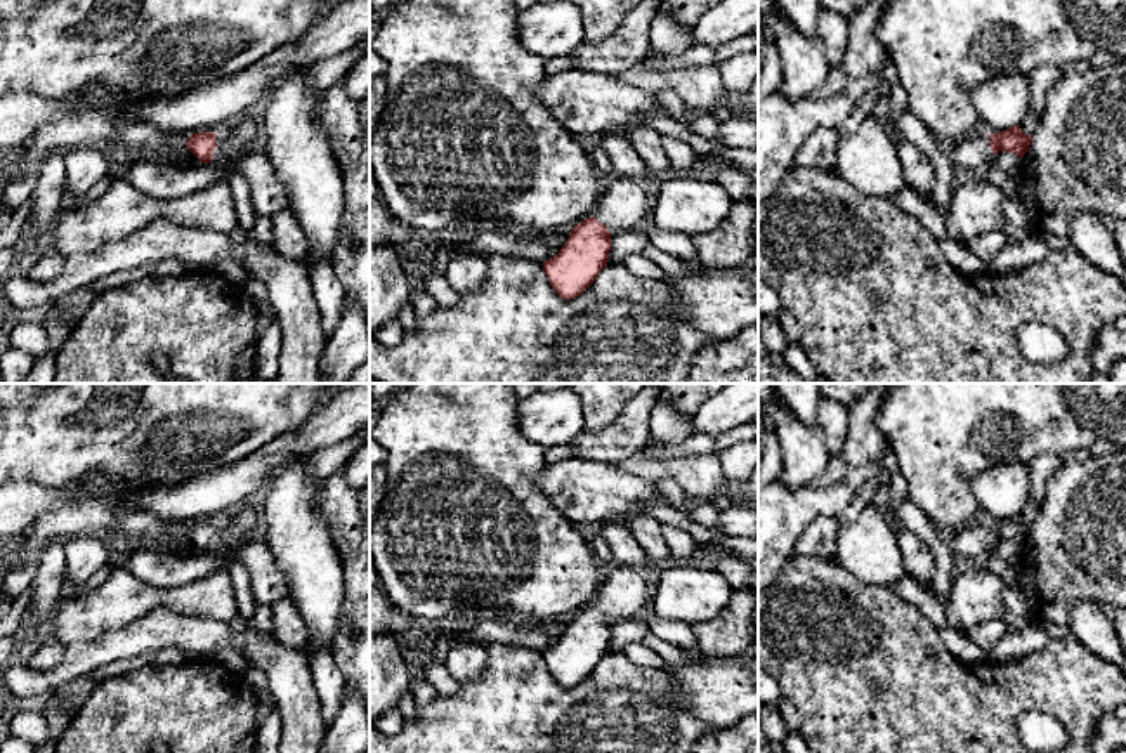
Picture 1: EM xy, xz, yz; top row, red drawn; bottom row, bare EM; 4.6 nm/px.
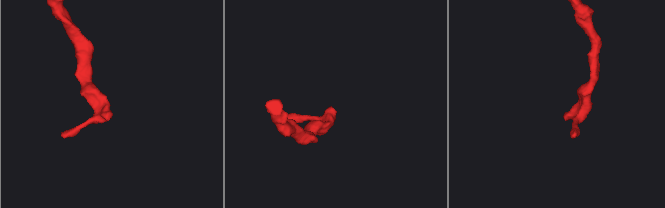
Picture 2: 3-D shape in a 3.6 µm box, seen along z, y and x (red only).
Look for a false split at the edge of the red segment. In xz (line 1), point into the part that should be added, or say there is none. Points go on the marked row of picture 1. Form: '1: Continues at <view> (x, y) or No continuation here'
1: Continues at xz (623, 207)

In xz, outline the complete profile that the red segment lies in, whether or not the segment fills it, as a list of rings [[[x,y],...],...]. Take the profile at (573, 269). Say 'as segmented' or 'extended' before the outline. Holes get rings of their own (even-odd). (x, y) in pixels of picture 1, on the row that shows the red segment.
extended | [[[607,179],[595,215],[574,226],[559,253],[541,264],[553,291],[566,300],[579,297],[607,265],[611,234],[644,229],[649,213],[638,180]]]

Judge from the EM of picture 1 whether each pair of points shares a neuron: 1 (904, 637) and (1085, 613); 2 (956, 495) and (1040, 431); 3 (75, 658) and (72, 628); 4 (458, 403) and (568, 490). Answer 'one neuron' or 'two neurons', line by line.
1: two neurons
2: one neuron
3: two neurons
4: two neurons

